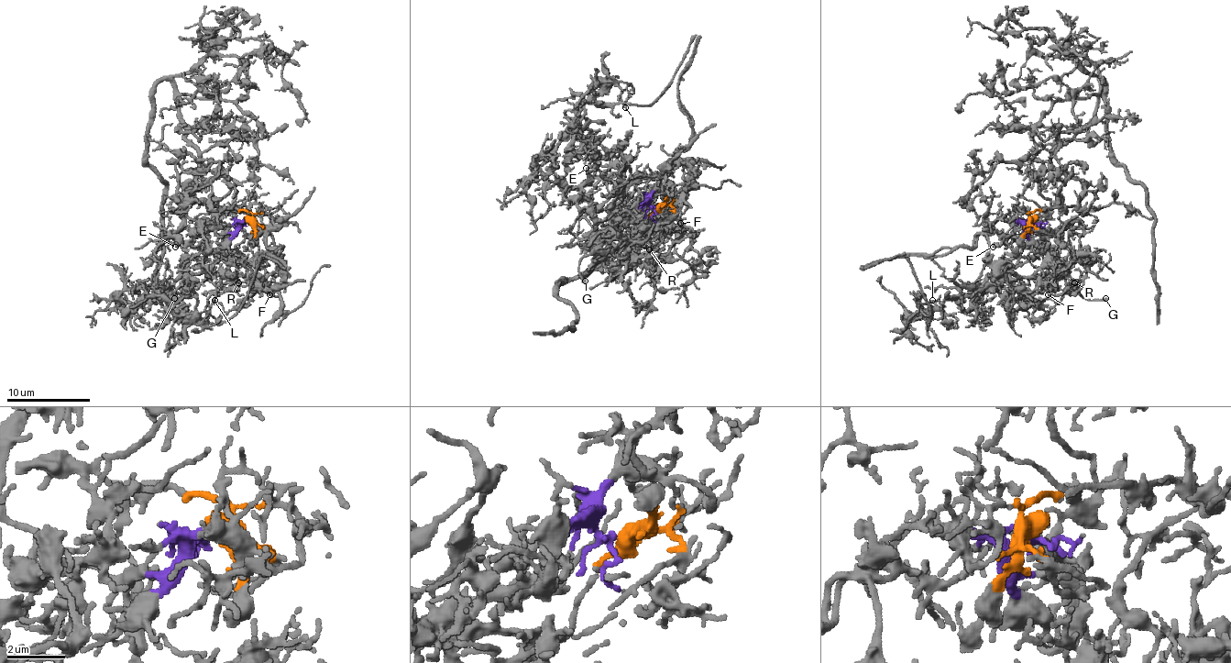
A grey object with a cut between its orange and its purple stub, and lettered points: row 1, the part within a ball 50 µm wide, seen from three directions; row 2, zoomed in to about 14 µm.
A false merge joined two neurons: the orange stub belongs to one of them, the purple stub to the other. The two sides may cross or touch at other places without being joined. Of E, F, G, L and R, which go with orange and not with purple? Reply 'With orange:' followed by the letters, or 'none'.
With orange: E

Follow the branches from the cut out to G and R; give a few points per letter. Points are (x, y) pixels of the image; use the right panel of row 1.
G: (1030, 222), (991, 233), (993, 259), (1022, 276), (1038, 268), (1058, 274), (1079, 259), (1079, 293), (1106, 297)
R: (1030, 222), (1018, 222), (1005, 235), (991, 233), (993, 259), (1020, 276), (1030, 276), (1038, 268), (1074, 282)

